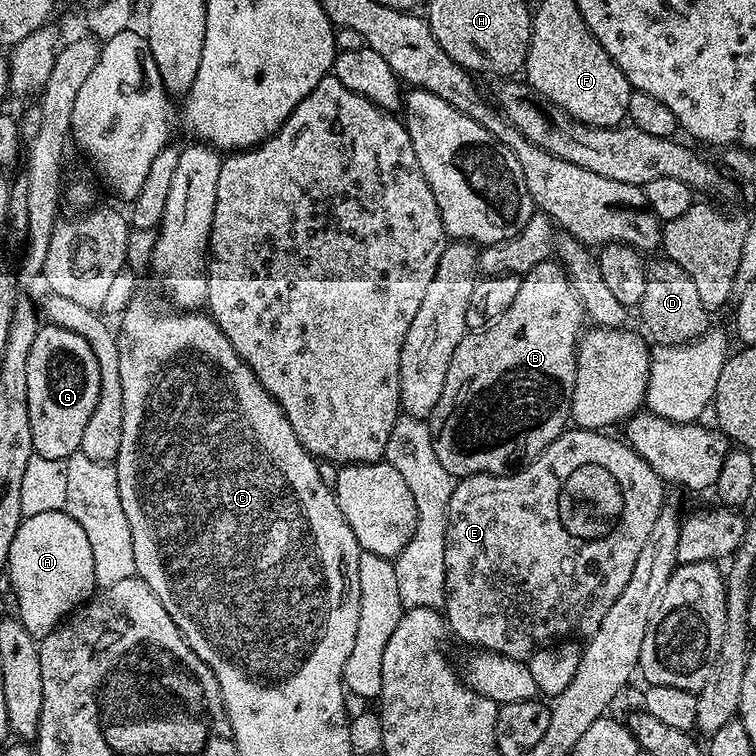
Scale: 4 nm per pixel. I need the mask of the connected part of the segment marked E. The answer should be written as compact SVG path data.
M575 426L569 427L558 438L554 438L554 442L550 442L550 446L546 446L546 450L542 450L542 454L538 454L529 464L523 465L516 469L515 472L509 472L506 476L491 476L490 474L478 474L477 476L466 476L456 480L456 489L454 494L450 494L450 506L448 507L448 521L446 522L446 590L444 591L444 617L445 623L452 631L464 642L474 645L474 648L494 652L504 657L518 661L525 661L534 652L542 647L551 645L559 640L570 638L572 634L576 633L581 638L587 638L596 632L602 620L606 618L607 611L611 606L614 606L615 600L618 599L618 594L622 594L622 589L625 588L626 582L630 582L630 573L634 570L634 561L638 559L638 554L642 550L642 545L646 542L646 538L650 535L650 530L654 527L654 522L658 519L658 514L662 510L664 501L666 499L666 485L661 480L658 474L654 474L654 470L650 470L650 466L633 448L620 438L615 440L614 437L608 436L612 434L605 434L600 430L593 430L590 428L577 428Z

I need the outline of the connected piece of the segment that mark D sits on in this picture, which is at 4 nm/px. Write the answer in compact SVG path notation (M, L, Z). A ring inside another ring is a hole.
M660 258L653 268L651 265L647 269L647 273L646 290L640 299L638 311L640 320L644 323L643 331L653 345L688 344L692 340L699 340L709 331L710 313L702 306L702 298L698 298L694 278L690 278L690 274L682 270L682 266L678 266L670 259Z

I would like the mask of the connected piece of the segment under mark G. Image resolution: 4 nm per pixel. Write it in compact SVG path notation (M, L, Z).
M45 323L40 327L34 338L34 346L30 346L30 354L26 358L26 394L30 410L33 453L42 458L67 461L69 456L78 452L86 422L90 422L90 414L94 414L94 406L98 406L99 393L98 358L94 358L90 342L86 342L82 334L74 334L74 330L66 330L57 324Z

